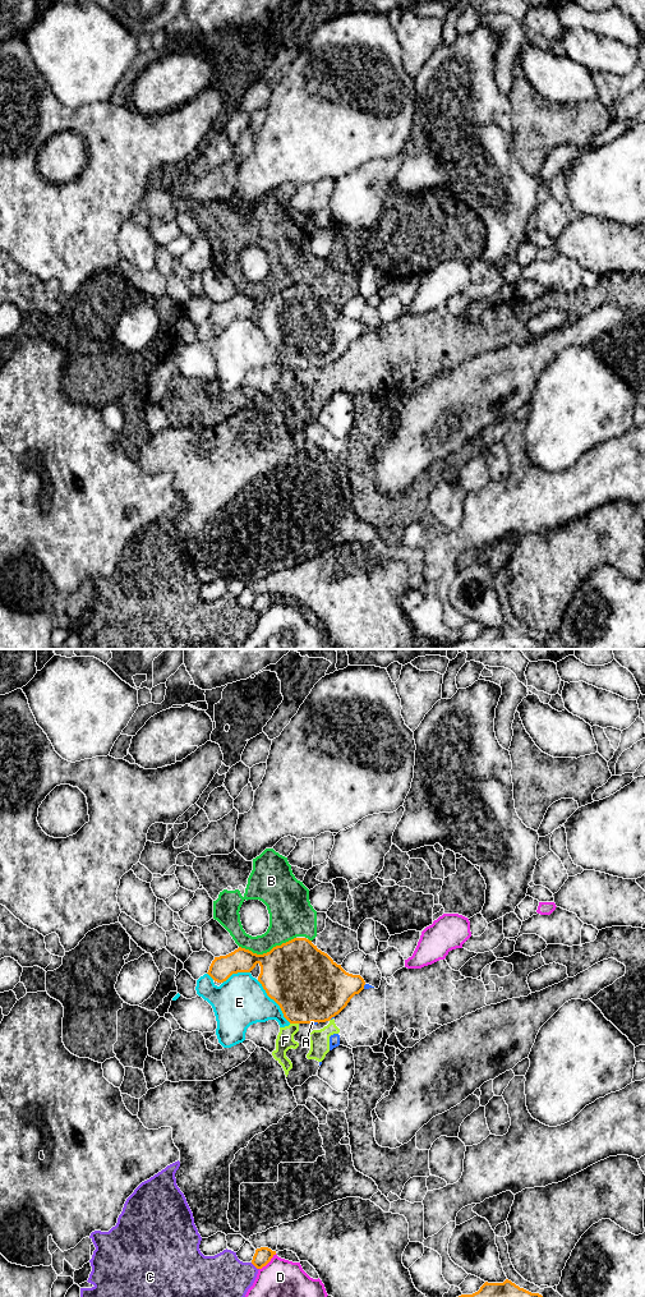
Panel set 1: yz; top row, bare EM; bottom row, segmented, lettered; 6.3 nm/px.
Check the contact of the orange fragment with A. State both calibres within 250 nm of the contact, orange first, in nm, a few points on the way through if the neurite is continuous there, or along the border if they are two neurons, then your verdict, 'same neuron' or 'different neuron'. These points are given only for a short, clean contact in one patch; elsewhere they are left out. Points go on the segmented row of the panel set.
440 nm thick on the orange side, 20 nm on the other; border along yz (318, 1022), (311, 1024); different neuron

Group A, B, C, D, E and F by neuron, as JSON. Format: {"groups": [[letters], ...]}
{"groups": [["A", "F"], ["B"], ["C"], ["D"], ["E"]]}

